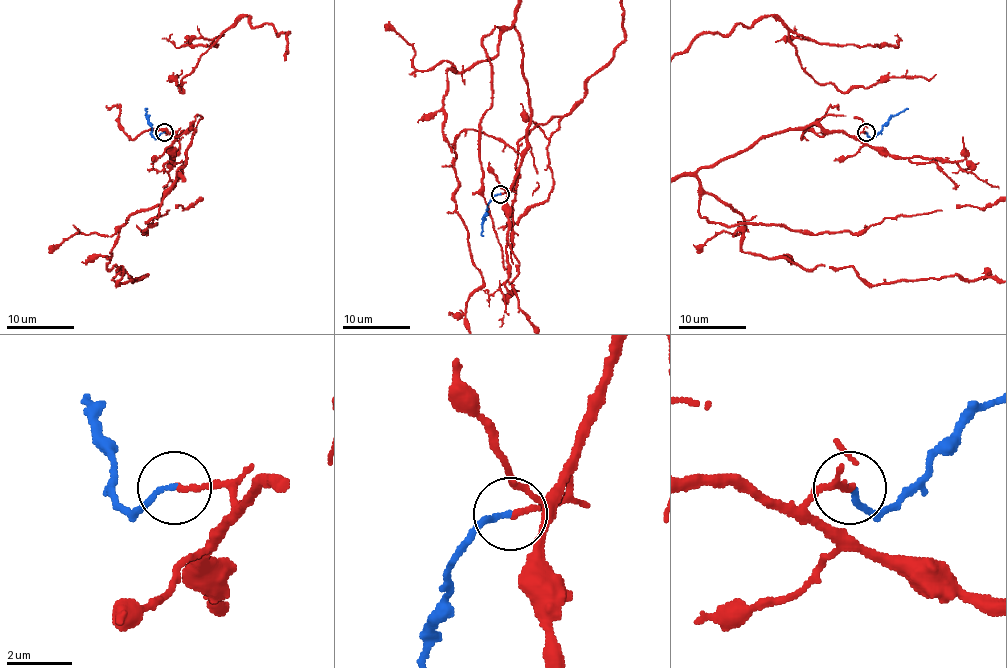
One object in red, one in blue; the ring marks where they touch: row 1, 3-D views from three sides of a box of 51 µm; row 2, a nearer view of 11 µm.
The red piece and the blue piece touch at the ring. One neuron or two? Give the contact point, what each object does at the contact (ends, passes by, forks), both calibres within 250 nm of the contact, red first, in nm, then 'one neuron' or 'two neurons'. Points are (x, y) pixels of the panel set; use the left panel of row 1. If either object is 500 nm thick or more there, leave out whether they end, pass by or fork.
(164, 132) | red ends | blue ends | 170/170 nm | one neuron

